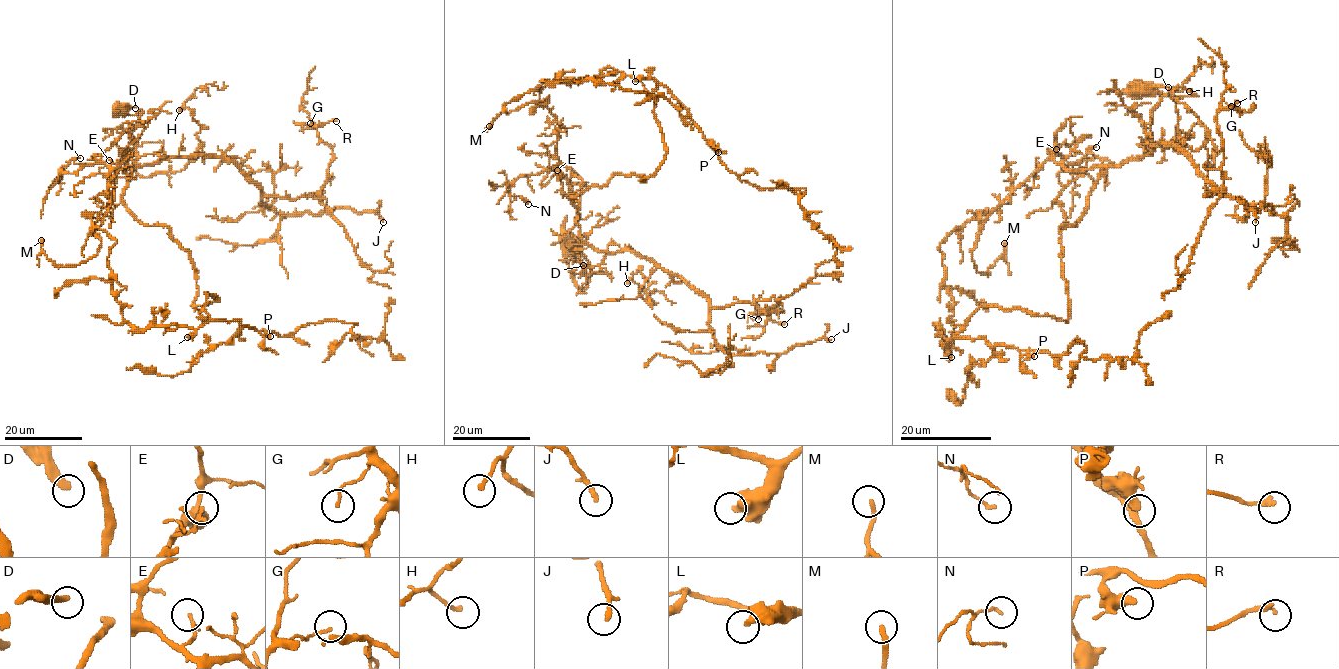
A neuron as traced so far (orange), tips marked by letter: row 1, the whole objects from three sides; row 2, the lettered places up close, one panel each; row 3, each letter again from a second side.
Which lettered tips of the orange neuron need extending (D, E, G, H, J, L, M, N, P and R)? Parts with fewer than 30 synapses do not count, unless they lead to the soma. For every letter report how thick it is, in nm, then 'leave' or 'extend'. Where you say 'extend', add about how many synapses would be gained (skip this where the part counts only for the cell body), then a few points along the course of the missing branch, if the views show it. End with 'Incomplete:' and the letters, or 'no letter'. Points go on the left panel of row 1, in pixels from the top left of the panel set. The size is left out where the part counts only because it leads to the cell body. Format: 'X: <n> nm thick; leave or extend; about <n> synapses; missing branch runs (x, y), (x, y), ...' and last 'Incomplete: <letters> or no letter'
D: 340 nm thick; leave
E: 160 nm thick; leave
G: 120 nm thick; leave
H: 190 nm thick; leave
J: 200 nm thick; leave
L: 400 nm thick; leave
M: 200 nm thick; extend; about 70 synapses; missing branch runs (41, 240), (38, 233), (41, 224), (42, 227), (51, 227), (65, 211)
N: 130 nm thick; leave
P: 400 nm thick; leave
R: 240 nm thick; leave
Incomplete: M

